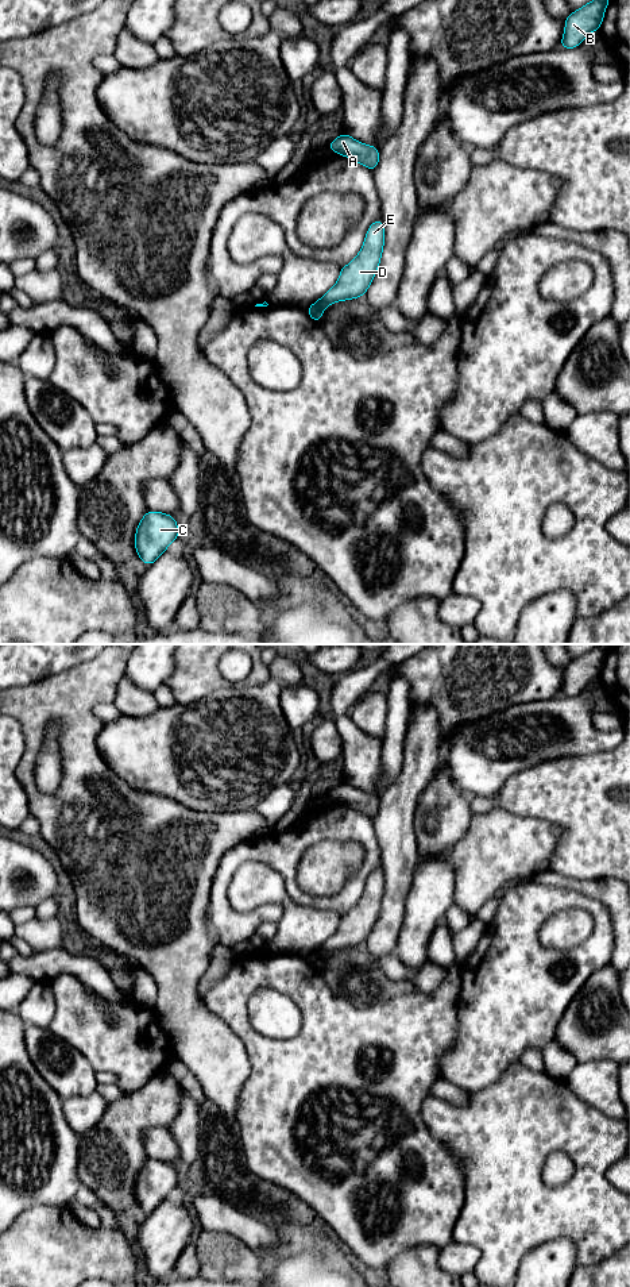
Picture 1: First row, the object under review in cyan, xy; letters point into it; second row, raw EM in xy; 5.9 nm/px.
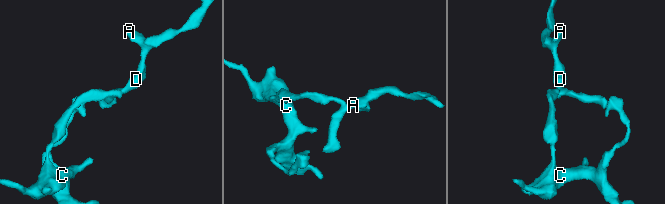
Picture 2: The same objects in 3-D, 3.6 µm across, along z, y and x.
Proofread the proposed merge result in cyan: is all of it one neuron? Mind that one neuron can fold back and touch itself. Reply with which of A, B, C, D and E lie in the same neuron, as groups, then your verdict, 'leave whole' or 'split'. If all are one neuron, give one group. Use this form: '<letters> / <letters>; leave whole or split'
A B D E / C; split

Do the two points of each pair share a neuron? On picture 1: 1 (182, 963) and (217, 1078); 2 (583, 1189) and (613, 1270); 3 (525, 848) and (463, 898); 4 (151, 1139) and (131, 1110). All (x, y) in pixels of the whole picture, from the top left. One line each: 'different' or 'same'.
1: same
2: different
3: same
4: different

